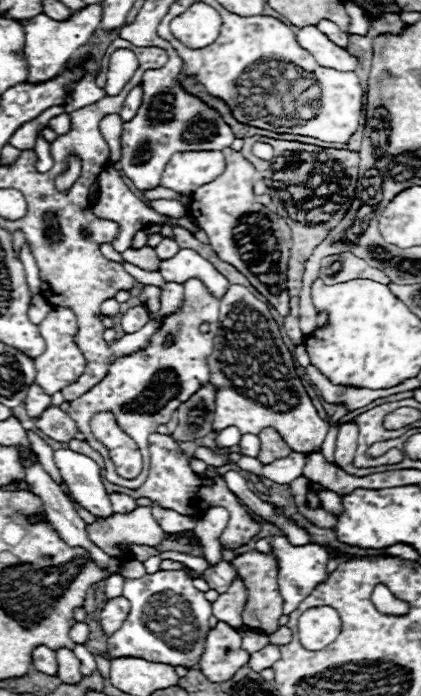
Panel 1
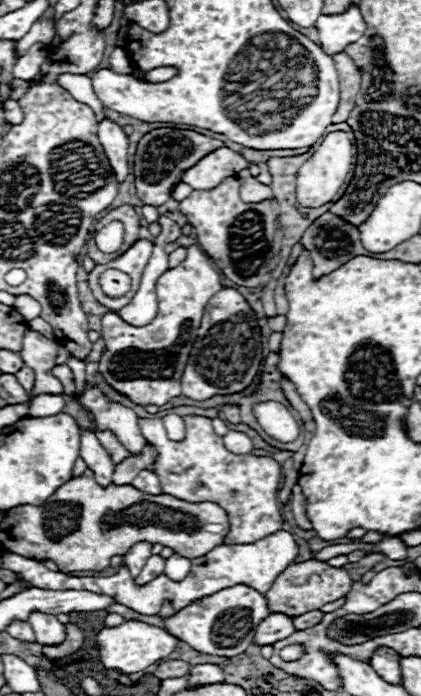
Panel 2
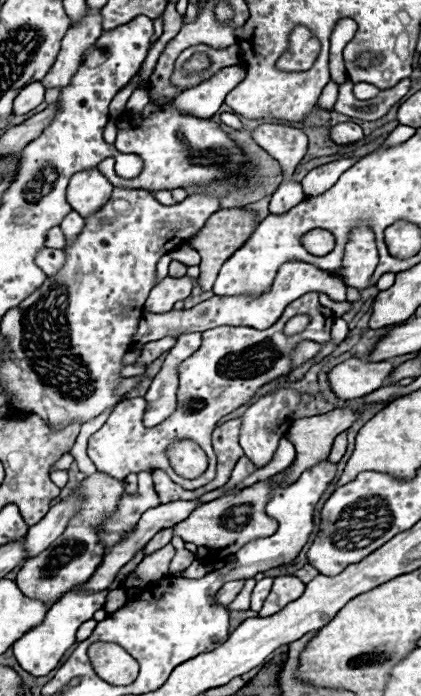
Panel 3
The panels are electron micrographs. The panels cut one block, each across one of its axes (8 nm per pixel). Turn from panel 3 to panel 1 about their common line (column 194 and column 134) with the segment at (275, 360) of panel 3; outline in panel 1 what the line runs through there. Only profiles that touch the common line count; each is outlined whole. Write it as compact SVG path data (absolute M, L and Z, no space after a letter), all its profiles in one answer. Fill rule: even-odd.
M198 278L186 280L182 308L174 316L168 316L162 322L160 330L150 338L148 346L144 350L132 352L132 354L122 356L116 362L112 362L108 368L108 374L102 378L102 382L98 382L94 388L90 388L90 392L86 392L84 396L70 402L68 416L78 424L78 430L86 436L86 440L92 444L92 448L96 448L102 454L105 462L104 477L108 478L110 482L114 482L118 486L126 486L126 488L142 486L142 482L148 476L148 468L150 468L148 436L152 432L156 432L156 426L166 424L172 418L174 410L182 404L180 398L190 398L194 392L198 392L198 388L202 388L208 382L210 372L208 372L206 358L212 352L212 338L218 332L218 306L220 306L220 300L210 296L206 286ZM202 324L208 324L210 332L202 334L200 332ZM166 334L176 336L176 342L172 348L162 348L162 340ZM98 412L112 412L118 426L138 444L138 448L142 452L144 468L136 478L124 480L122 476L118 476L116 468L108 456L108 448L98 444L98 440L94 438L94 434L90 430L90 420Z

